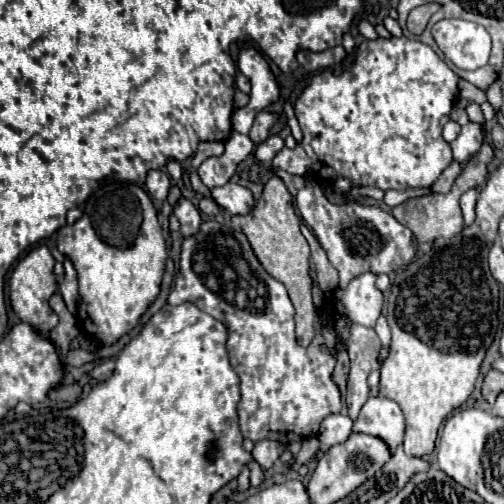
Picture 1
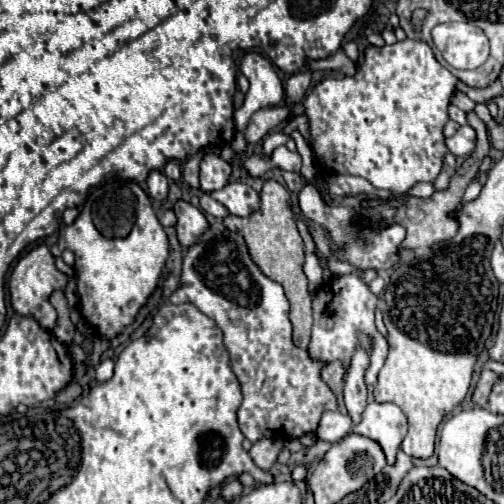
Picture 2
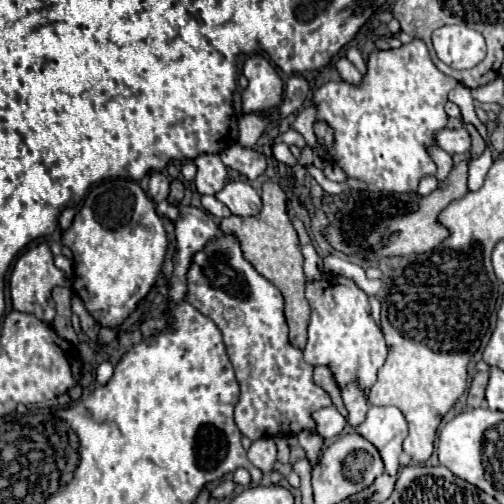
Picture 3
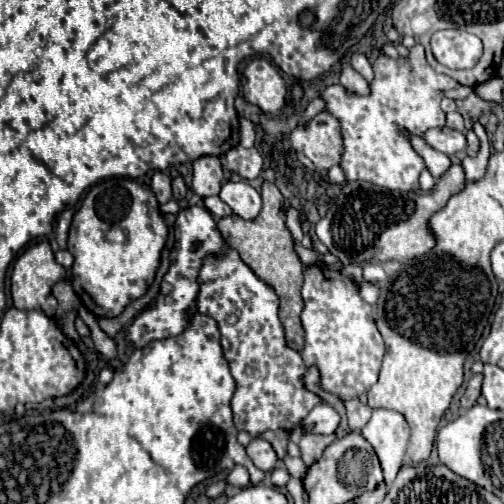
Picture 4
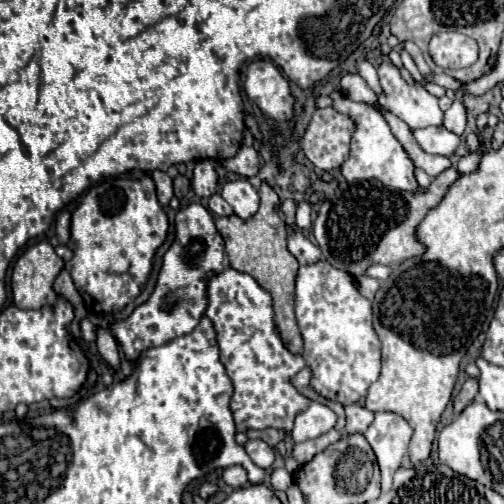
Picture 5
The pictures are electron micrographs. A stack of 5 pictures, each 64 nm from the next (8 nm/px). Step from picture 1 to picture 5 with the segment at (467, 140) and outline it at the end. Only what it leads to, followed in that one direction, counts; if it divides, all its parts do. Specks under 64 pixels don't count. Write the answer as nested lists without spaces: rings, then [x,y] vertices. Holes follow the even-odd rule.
[[[430,126],[430,128],[412,130],[412,132],[414,132],[418,144],[430,154],[452,156],[456,152],[456,148],[460,146],[460,142],[462,142],[460,136],[446,130],[444,126]]]

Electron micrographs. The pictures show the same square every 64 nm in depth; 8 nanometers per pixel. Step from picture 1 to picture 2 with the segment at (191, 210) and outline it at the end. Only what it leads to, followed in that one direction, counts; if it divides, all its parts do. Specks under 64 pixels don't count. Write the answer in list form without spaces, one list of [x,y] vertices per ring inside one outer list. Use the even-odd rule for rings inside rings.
[[[178,200],[174,204],[174,212],[178,216],[176,232],[178,232],[180,244],[182,246],[194,244],[200,238],[200,232],[204,232],[204,228],[208,228],[204,214],[200,212],[200,208],[196,208],[196,206],[192,206],[190,202],[184,202],[184,200]]]

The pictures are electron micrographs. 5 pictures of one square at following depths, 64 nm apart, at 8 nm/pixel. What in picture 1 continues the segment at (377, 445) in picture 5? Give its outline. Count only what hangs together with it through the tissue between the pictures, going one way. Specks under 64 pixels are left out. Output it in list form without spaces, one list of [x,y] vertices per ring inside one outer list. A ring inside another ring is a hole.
[[[376,394],[366,400],[352,430],[386,440],[394,452],[396,446],[404,440],[404,416],[394,400]]]

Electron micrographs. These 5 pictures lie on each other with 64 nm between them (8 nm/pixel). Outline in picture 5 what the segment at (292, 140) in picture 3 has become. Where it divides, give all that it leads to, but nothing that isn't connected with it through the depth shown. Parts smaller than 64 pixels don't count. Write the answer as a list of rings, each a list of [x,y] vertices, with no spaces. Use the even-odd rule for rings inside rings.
[[[318,108],[304,132],[304,136],[298,140],[300,150],[306,154],[306,158],[320,170],[332,172],[342,166],[342,162],[348,158],[348,144],[352,134],[352,120],[348,116],[336,112],[334,108]]]

